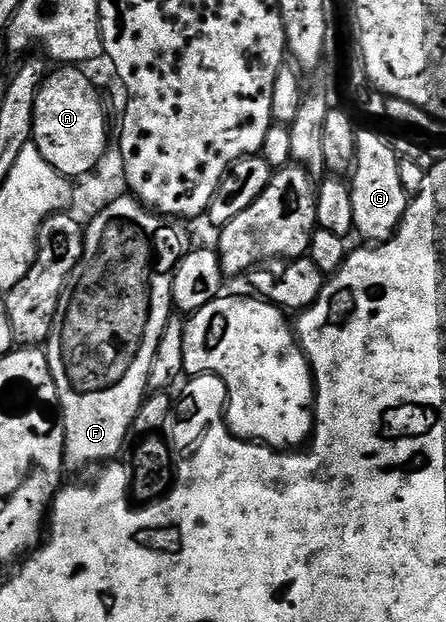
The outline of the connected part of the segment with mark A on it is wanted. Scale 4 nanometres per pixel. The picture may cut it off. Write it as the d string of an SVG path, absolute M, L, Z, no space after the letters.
M59 66L48 75L43 85L39 88L37 102L33 110L33 142L37 150L41 150L41 158L53 166L62 176L78 178L83 174L89 174L97 162L109 149L107 142L107 120L109 113L102 108L100 89L83 73L79 66Z

